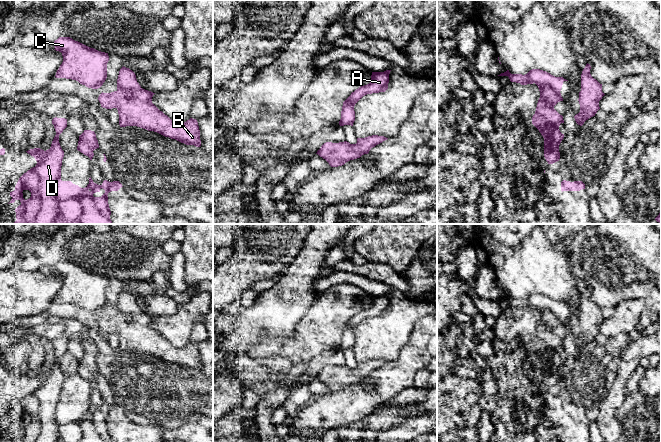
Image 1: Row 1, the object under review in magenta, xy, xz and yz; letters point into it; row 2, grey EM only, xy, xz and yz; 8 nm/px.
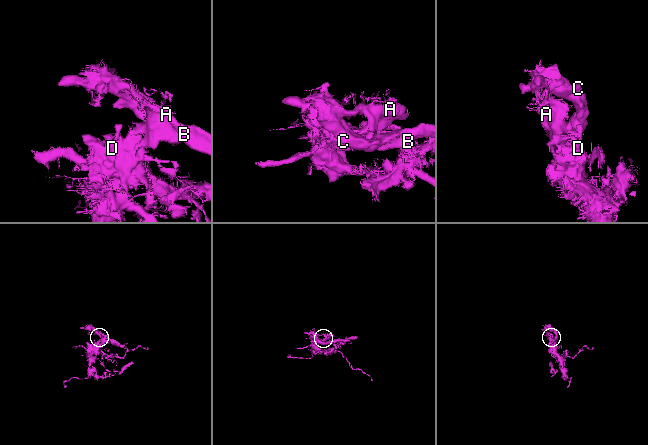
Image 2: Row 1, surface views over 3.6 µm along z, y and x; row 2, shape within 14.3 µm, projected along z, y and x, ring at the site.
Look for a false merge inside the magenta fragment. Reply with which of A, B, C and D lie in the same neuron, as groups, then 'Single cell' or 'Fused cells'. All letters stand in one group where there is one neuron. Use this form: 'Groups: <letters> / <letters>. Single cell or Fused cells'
Groups: A D / B C. Fused cells

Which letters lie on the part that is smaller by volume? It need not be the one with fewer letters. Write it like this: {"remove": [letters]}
{"remove": ["B", "C"]}

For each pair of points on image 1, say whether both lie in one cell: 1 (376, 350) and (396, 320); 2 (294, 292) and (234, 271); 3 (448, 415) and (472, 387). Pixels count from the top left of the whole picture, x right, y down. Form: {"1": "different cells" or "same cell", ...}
{"1": "same cell", "2": "different cells", "3": "same cell"}

